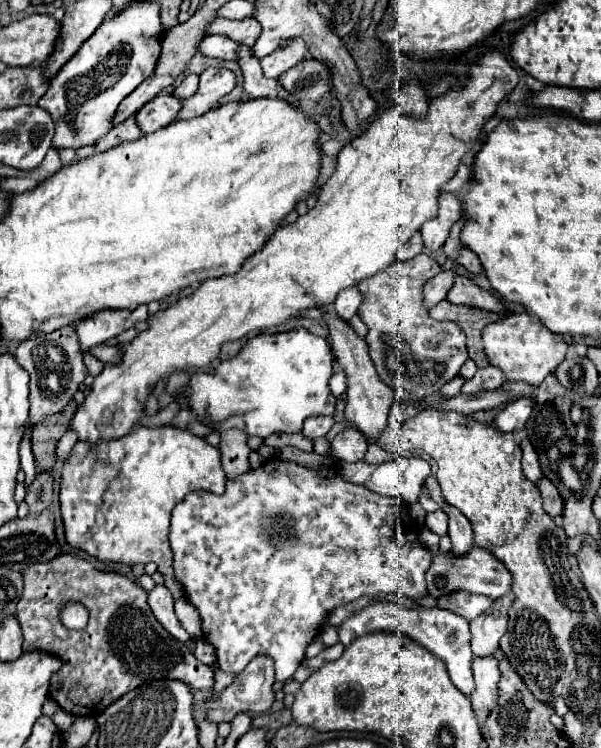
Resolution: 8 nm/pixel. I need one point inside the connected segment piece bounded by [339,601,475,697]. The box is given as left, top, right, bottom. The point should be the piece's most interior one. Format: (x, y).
(447, 635)

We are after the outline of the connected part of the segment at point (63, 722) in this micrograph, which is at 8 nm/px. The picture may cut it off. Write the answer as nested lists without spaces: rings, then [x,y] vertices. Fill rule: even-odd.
[[[57,709],[57,711],[55,711],[55,715],[53,715],[51,719],[53,719],[53,723],[57,725],[57,729],[59,729],[59,731],[67,731],[67,729],[71,727],[71,723],[75,721],[75,717],[73,717],[71,713],[63,711],[63,709]]]

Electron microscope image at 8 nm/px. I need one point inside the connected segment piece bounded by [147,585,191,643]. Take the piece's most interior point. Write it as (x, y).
(160, 600)

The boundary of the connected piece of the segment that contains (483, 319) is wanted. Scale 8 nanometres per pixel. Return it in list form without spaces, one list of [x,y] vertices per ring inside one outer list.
[[[439,303],[431,309],[431,319],[437,321],[453,321],[457,323],[463,333],[467,335],[467,349],[469,349],[469,357],[477,363],[477,367],[487,367],[489,359],[483,351],[483,343],[481,343],[481,329],[487,323],[493,323],[497,319],[503,319],[509,311],[505,313],[493,313],[493,311],[483,311],[483,309],[475,309],[475,307],[461,307],[461,305],[449,305],[449,303]]]

